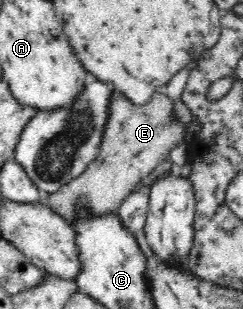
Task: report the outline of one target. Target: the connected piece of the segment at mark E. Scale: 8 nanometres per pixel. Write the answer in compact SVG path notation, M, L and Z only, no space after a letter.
M164 90L156 92L144 105L133 104L118 91L113 93L99 157L83 175L50 194L48 206L68 222L73 219L73 207L79 199L86 201L88 213L92 215L118 213L121 201L137 190L141 177L149 175L161 162L174 158L176 145L188 139L189 123L180 121L173 105L174 101Z

